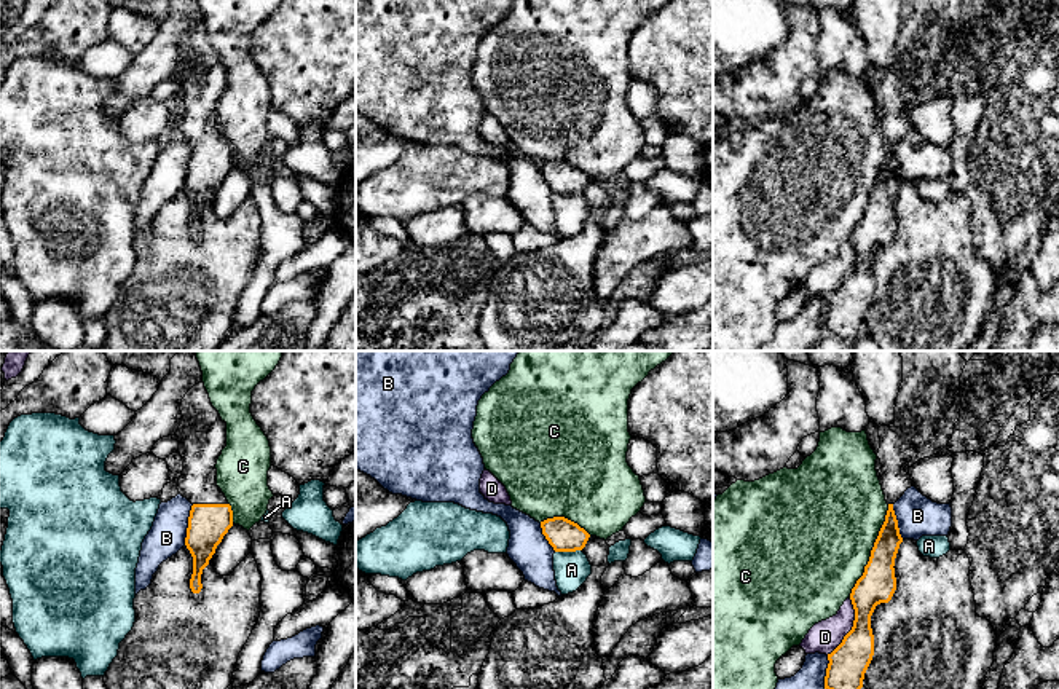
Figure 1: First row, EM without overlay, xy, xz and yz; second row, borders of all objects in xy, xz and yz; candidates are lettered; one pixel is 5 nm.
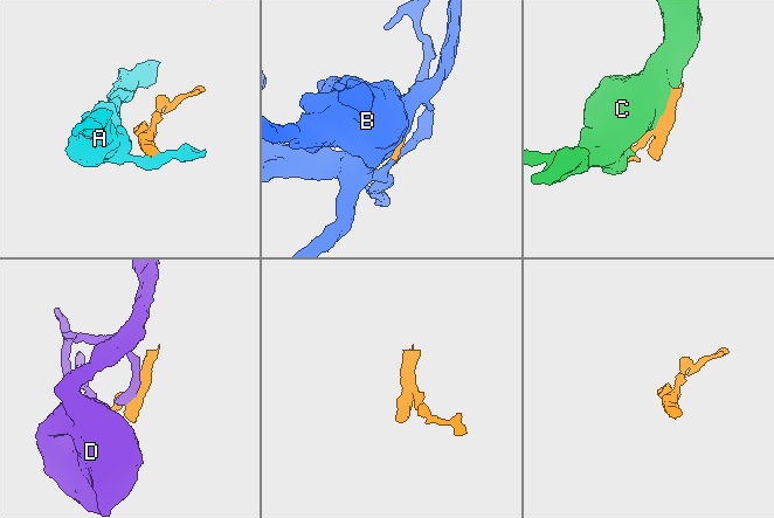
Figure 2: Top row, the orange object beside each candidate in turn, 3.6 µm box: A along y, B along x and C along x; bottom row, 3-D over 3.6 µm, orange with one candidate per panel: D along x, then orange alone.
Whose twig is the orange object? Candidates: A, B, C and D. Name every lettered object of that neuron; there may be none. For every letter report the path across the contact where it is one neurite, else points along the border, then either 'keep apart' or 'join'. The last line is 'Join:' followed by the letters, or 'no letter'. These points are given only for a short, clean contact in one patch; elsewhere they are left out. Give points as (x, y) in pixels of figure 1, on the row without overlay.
A: border along xz (581, 192), (555, 195); keep apart
B: keep apart
C: keep apart
D: border along yz (850, 241), (854, 252), (852, 271), (826, 297); keep apart
Join: no letter

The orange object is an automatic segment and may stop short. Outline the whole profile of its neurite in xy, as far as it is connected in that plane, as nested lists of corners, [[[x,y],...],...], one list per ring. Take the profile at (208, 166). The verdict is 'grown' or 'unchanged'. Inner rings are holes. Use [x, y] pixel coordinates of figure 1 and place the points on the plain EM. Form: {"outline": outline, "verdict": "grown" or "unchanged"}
{"outline": [[[204,26],[195,27],[182,41],[182,64],[175,75],[183,113],[179,136],[193,148],[185,188],[193,199],[190,231],[199,236],[201,217],[217,188],[233,169],[233,153],[217,129],[217,102],[226,89],[226,65],[212,49]]], "verdict": "grown"}

